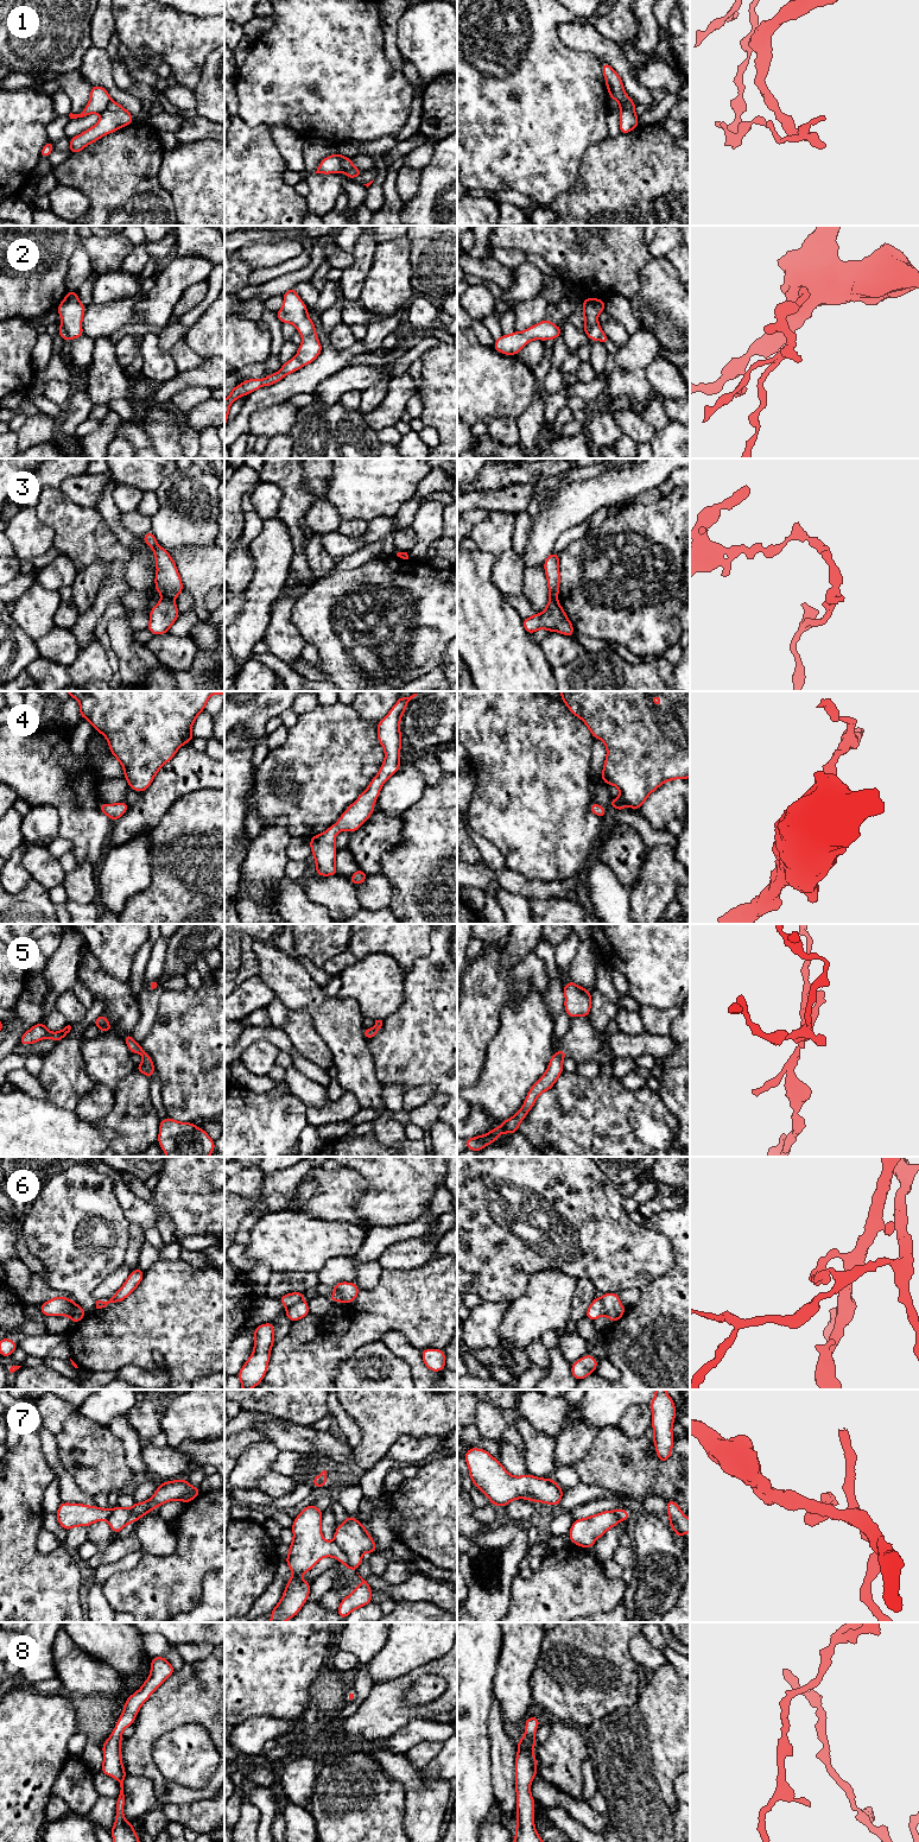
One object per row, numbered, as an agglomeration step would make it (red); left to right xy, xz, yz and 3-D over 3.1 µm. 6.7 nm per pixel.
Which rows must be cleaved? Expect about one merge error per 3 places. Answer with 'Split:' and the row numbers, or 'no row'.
Split: 1, 2, 3, 6, 7

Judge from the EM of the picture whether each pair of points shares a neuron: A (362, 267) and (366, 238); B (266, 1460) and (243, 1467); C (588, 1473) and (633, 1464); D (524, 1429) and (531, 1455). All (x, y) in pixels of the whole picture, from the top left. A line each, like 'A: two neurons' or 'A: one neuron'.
A: one neuron
B: one neuron
C: one neuron
D: one neuron

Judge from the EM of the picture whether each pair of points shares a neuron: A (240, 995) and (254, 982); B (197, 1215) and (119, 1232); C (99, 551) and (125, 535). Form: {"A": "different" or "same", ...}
{"A": "same", "B": "different", "C": "different"}

